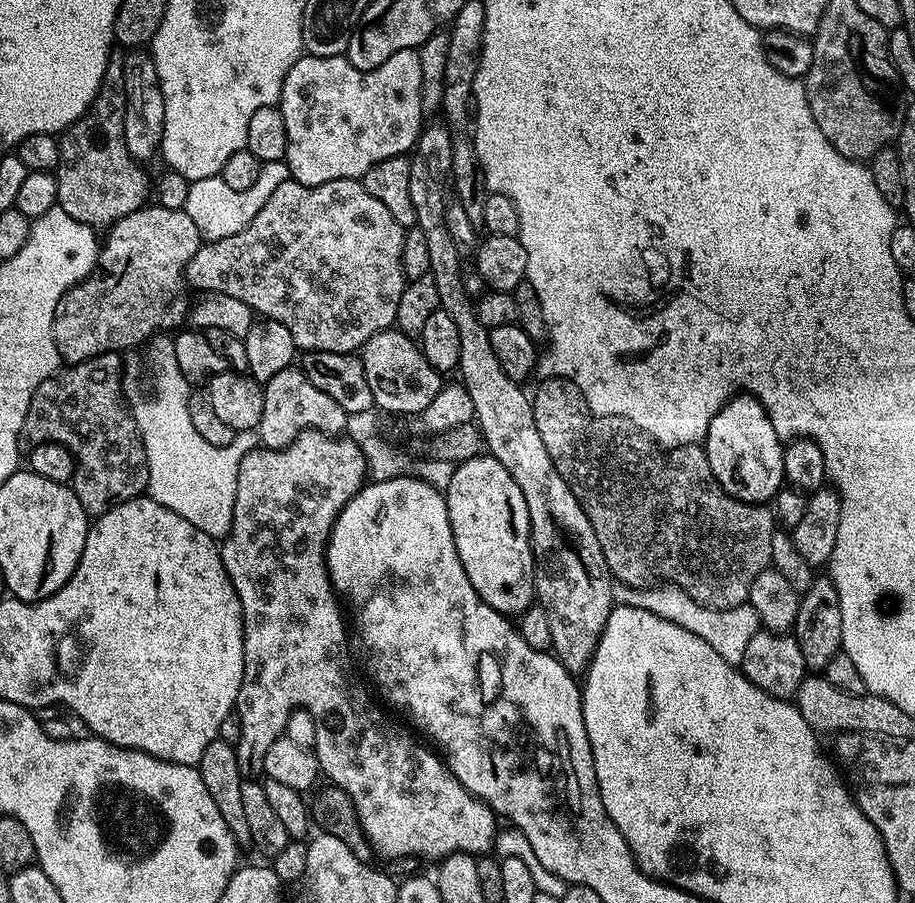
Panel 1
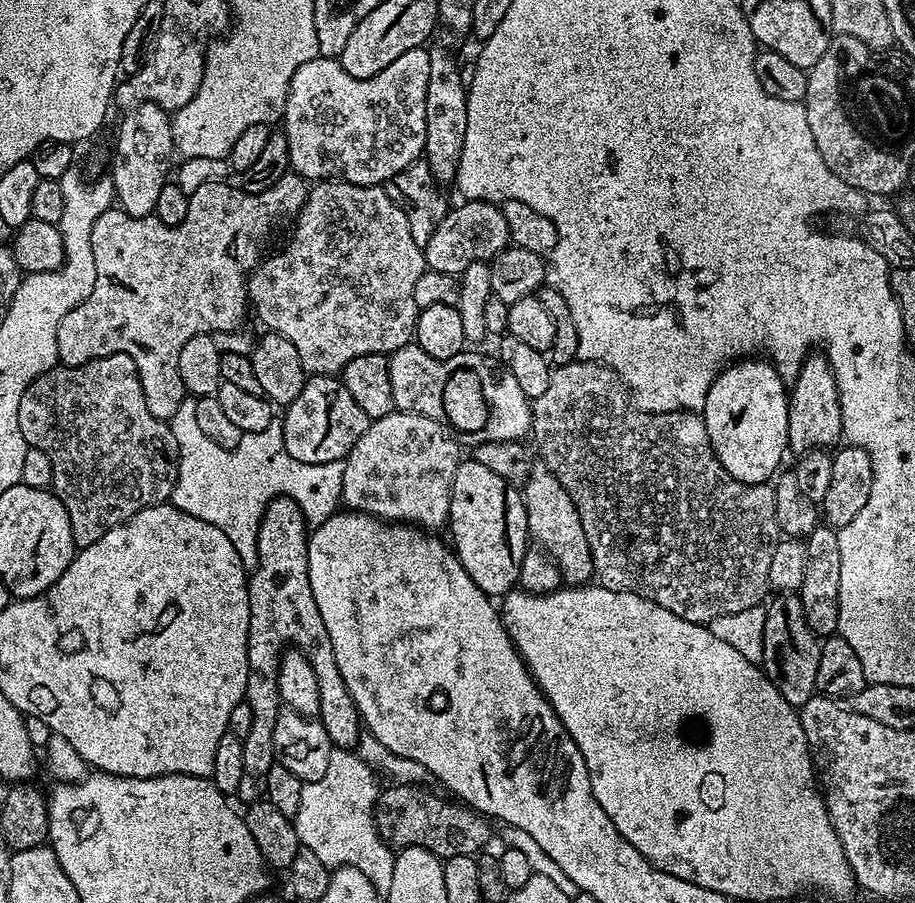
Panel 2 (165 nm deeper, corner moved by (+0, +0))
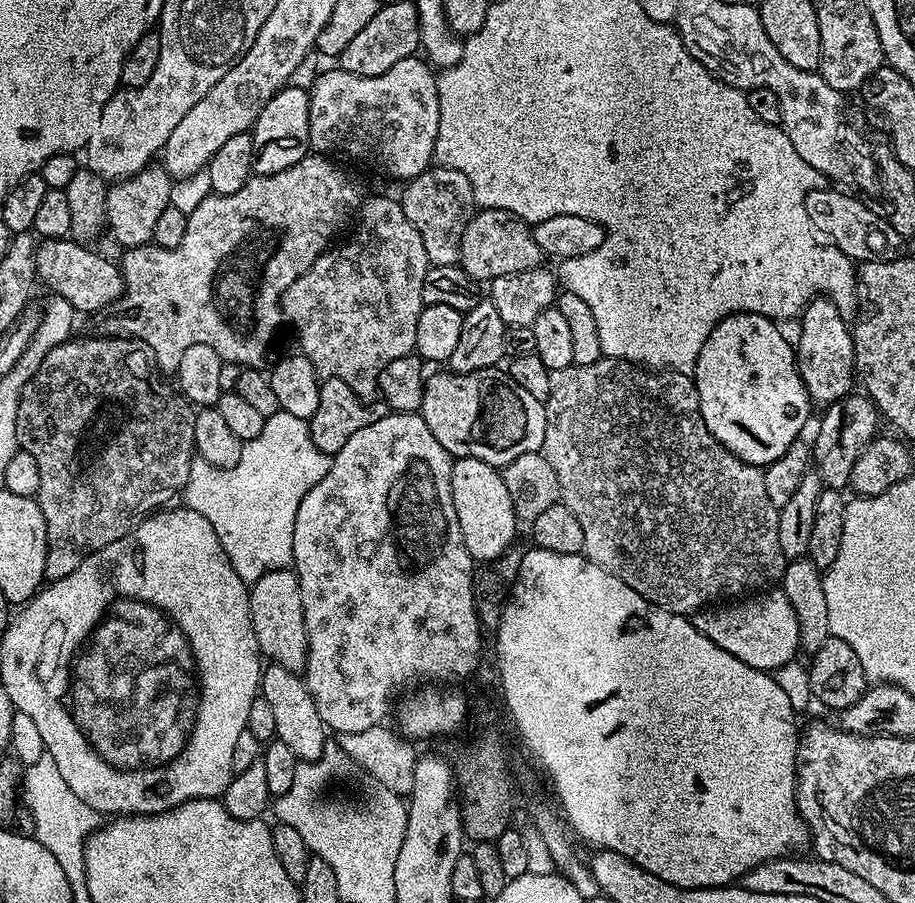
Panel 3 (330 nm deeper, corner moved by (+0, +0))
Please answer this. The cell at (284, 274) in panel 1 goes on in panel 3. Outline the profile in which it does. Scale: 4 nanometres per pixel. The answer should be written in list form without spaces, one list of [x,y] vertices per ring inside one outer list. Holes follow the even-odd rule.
[[[372,196],[358,208],[360,225],[356,236],[345,244],[337,243],[306,270],[280,300],[283,319],[292,323],[296,331],[299,351],[313,364],[316,375],[329,380],[341,380],[365,402],[377,399],[376,379],[394,358],[413,355],[418,334],[418,318],[424,309],[422,282],[429,270],[426,246],[422,246],[422,234],[414,230],[410,218],[402,210],[399,199],[388,196]]]

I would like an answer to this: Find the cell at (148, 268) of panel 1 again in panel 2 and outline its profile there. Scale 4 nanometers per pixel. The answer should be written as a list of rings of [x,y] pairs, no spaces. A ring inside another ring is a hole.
[[[288,171],[270,190],[250,194],[243,192],[238,186],[231,188],[231,183],[219,180],[218,182],[206,182],[206,186],[198,186],[188,197],[188,209],[186,210],[186,222],[171,228],[162,221],[157,220],[155,215],[131,216],[126,214],[119,206],[113,206],[98,214],[98,222],[94,222],[94,231],[90,233],[90,246],[94,246],[94,270],[96,271],[96,281],[94,290],[90,290],[90,298],[86,298],[66,318],[62,318],[62,326],[58,326],[58,354],[61,365],[73,368],[79,364],[85,364],[91,360],[97,360],[99,356],[109,356],[115,352],[130,354],[134,358],[136,369],[142,382],[142,394],[146,394],[146,406],[150,406],[150,414],[159,420],[172,421],[174,414],[178,414],[178,406],[184,392],[184,383],[180,381],[178,374],[178,354],[182,354],[182,346],[190,342],[190,338],[195,336],[206,336],[218,332],[235,332],[241,327],[244,320],[244,311],[249,311],[248,302],[248,273],[260,263],[262,253],[265,251],[264,243],[268,240],[268,235],[272,232],[272,227],[279,222],[283,216],[295,217],[308,197],[309,185],[304,177],[297,176],[295,172]]]

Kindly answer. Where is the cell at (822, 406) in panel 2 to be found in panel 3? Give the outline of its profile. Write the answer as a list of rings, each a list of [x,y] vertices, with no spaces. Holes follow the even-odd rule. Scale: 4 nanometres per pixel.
[[[817,296],[804,307],[798,317],[800,337],[795,337],[798,374],[808,391],[813,405],[827,406],[853,391],[856,355],[849,321],[827,296]]]

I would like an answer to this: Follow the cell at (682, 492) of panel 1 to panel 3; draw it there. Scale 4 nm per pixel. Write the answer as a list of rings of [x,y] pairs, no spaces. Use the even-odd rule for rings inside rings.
[[[601,358],[590,366],[572,363],[566,370],[550,372],[550,394],[544,409],[546,438],[542,451],[546,462],[550,462],[550,467],[558,474],[562,503],[573,512],[574,518],[578,518],[582,525],[583,555],[602,566],[602,570],[614,574],[614,578],[622,578],[622,582],[626,582],[630,590],[642,594],[642,598],[646,598],[649,604],[656,604],[659,608],[671,612],[695,614],[717,602],[740,598],[745,594],[756,594],[783,581],[786,561],[782,546],[778,542],[780,510],[766,495],[764,468],[742,462],[733,452],[726,450],[726,446],[719,444],[714,434],[710,434],[710,430],[706,430],[706,422],[700,413],[696,382],[692,376],[671,370],[645,370],[628,363],[627,360],[611,358]]]

